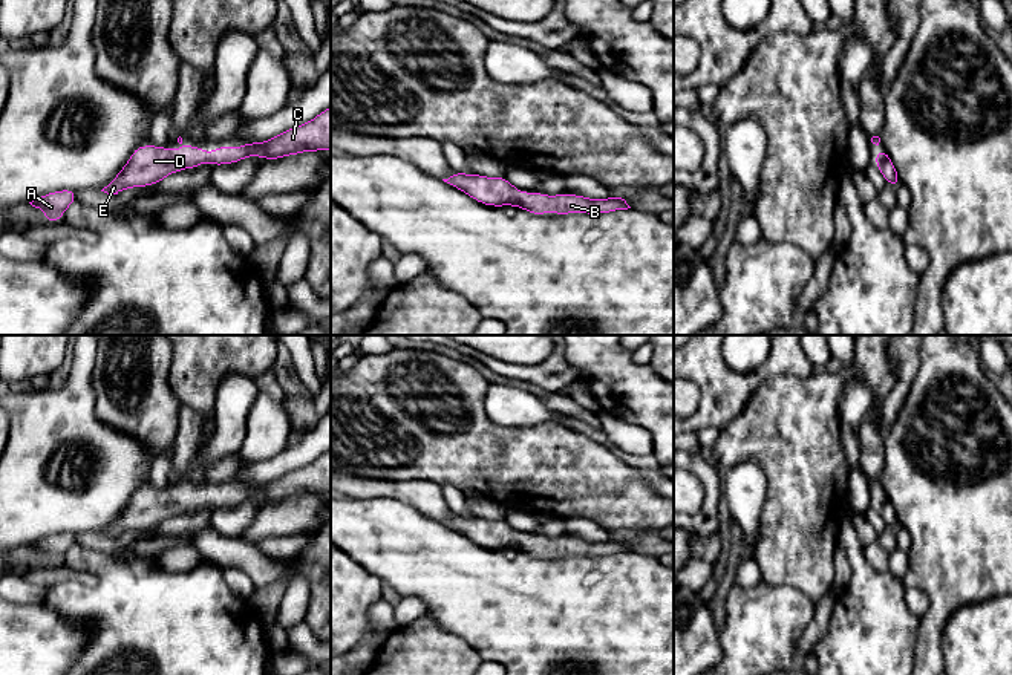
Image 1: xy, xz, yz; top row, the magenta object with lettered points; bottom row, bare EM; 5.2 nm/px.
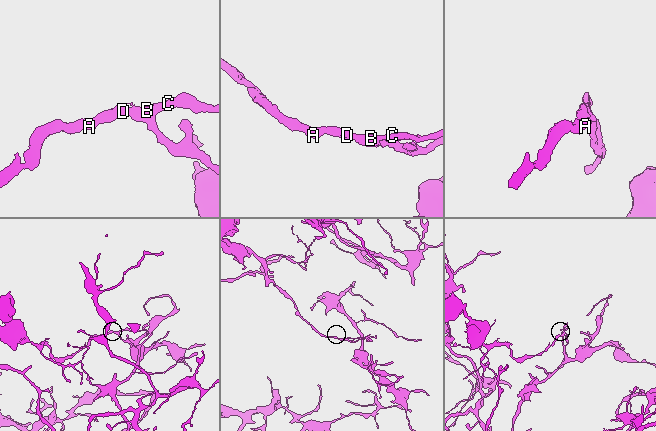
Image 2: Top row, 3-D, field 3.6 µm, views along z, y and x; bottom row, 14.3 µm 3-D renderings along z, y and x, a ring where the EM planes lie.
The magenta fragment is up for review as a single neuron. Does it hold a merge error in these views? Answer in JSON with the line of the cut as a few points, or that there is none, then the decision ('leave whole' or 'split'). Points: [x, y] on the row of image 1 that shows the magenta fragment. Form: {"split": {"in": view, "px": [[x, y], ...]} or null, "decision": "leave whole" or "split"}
{"split": null, "decision": "leave whole"}

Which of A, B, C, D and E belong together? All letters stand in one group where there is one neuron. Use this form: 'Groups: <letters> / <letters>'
Groups: A B C D E

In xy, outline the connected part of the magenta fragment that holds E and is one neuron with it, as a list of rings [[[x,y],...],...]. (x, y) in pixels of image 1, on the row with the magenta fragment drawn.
[[[331,107],[318,113],[312,121],[285,130],[262,142],[246,142],[243,147],[216,147],[210,155],[202,147],[190,147],[178,138],[182,148],[170,150],[158,145],[139,145],[122,167],[118,176],[101,191],[118,194],[130,187],[159,184],[167,174],[184,168],[194,168],[204,162],[214,167],[234,164],[248,156],[279,159],[302,152],[331,150]]]

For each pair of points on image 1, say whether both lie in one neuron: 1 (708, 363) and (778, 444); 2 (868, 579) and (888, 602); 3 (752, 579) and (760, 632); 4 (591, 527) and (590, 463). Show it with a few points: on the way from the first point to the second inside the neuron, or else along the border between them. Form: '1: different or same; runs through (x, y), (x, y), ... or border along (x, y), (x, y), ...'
1: different; border along (767, 378), (720, 430)
2: same; runs through (871, 585), (882, 596)
3: different; border along (761, 580), (752, 586), (737, 585)
4: different; border along (561, 518), (585, 516), (610, 533)

